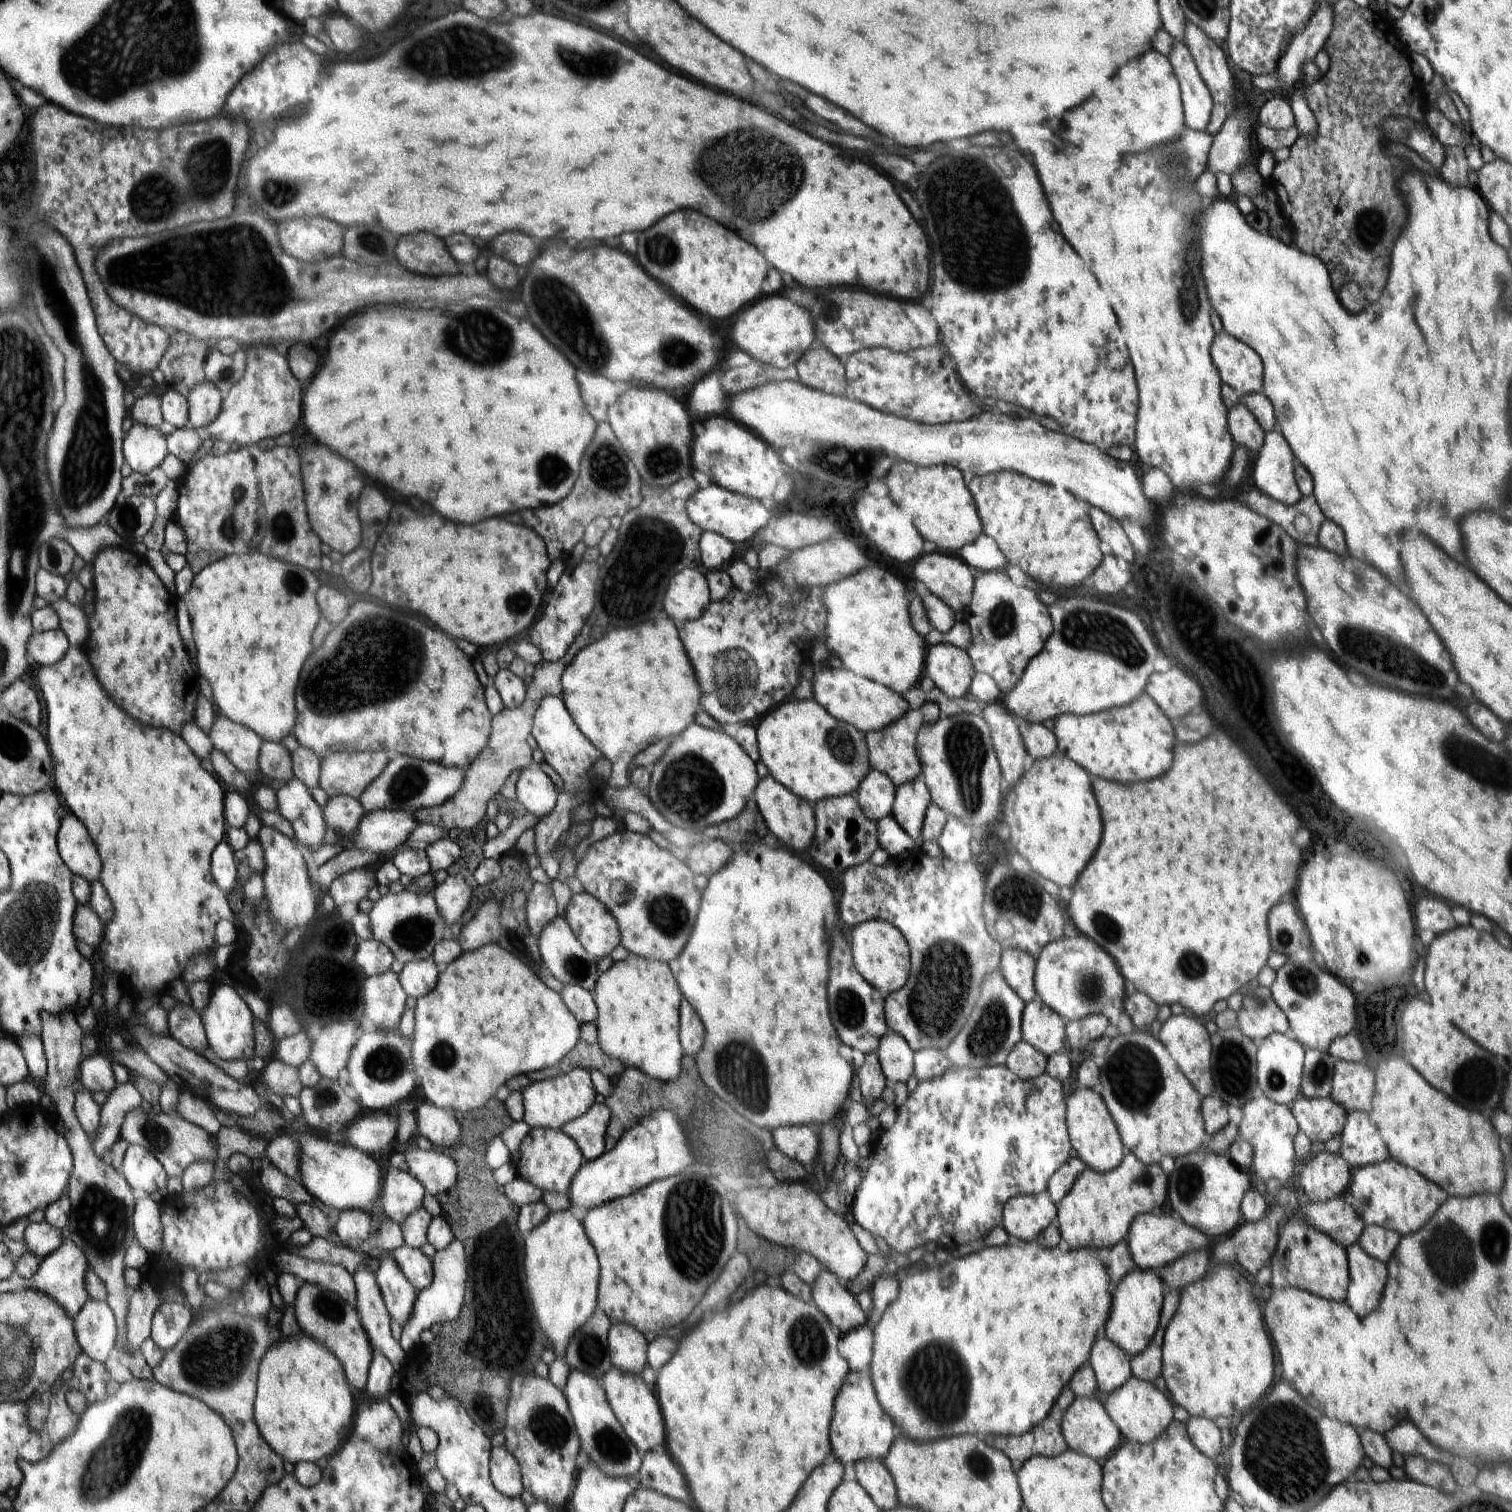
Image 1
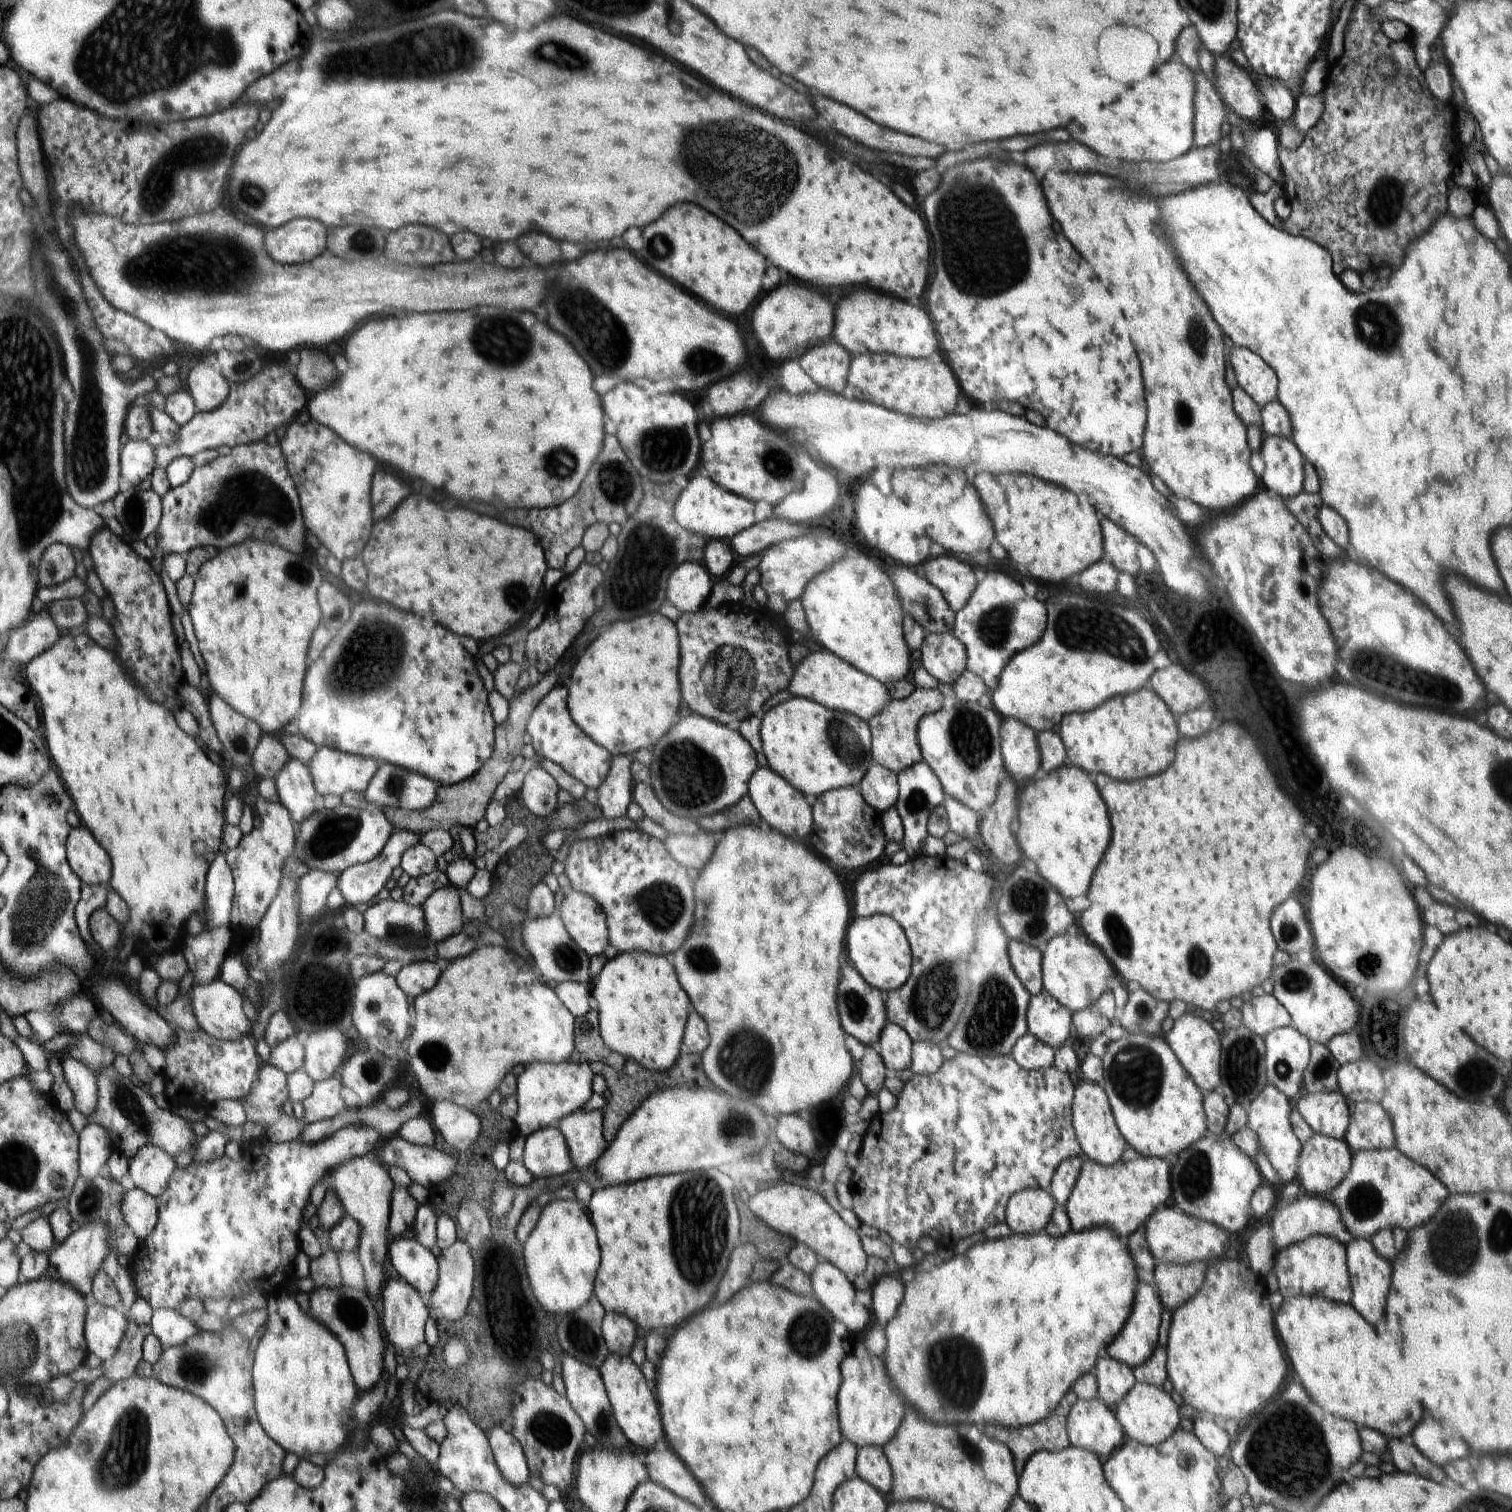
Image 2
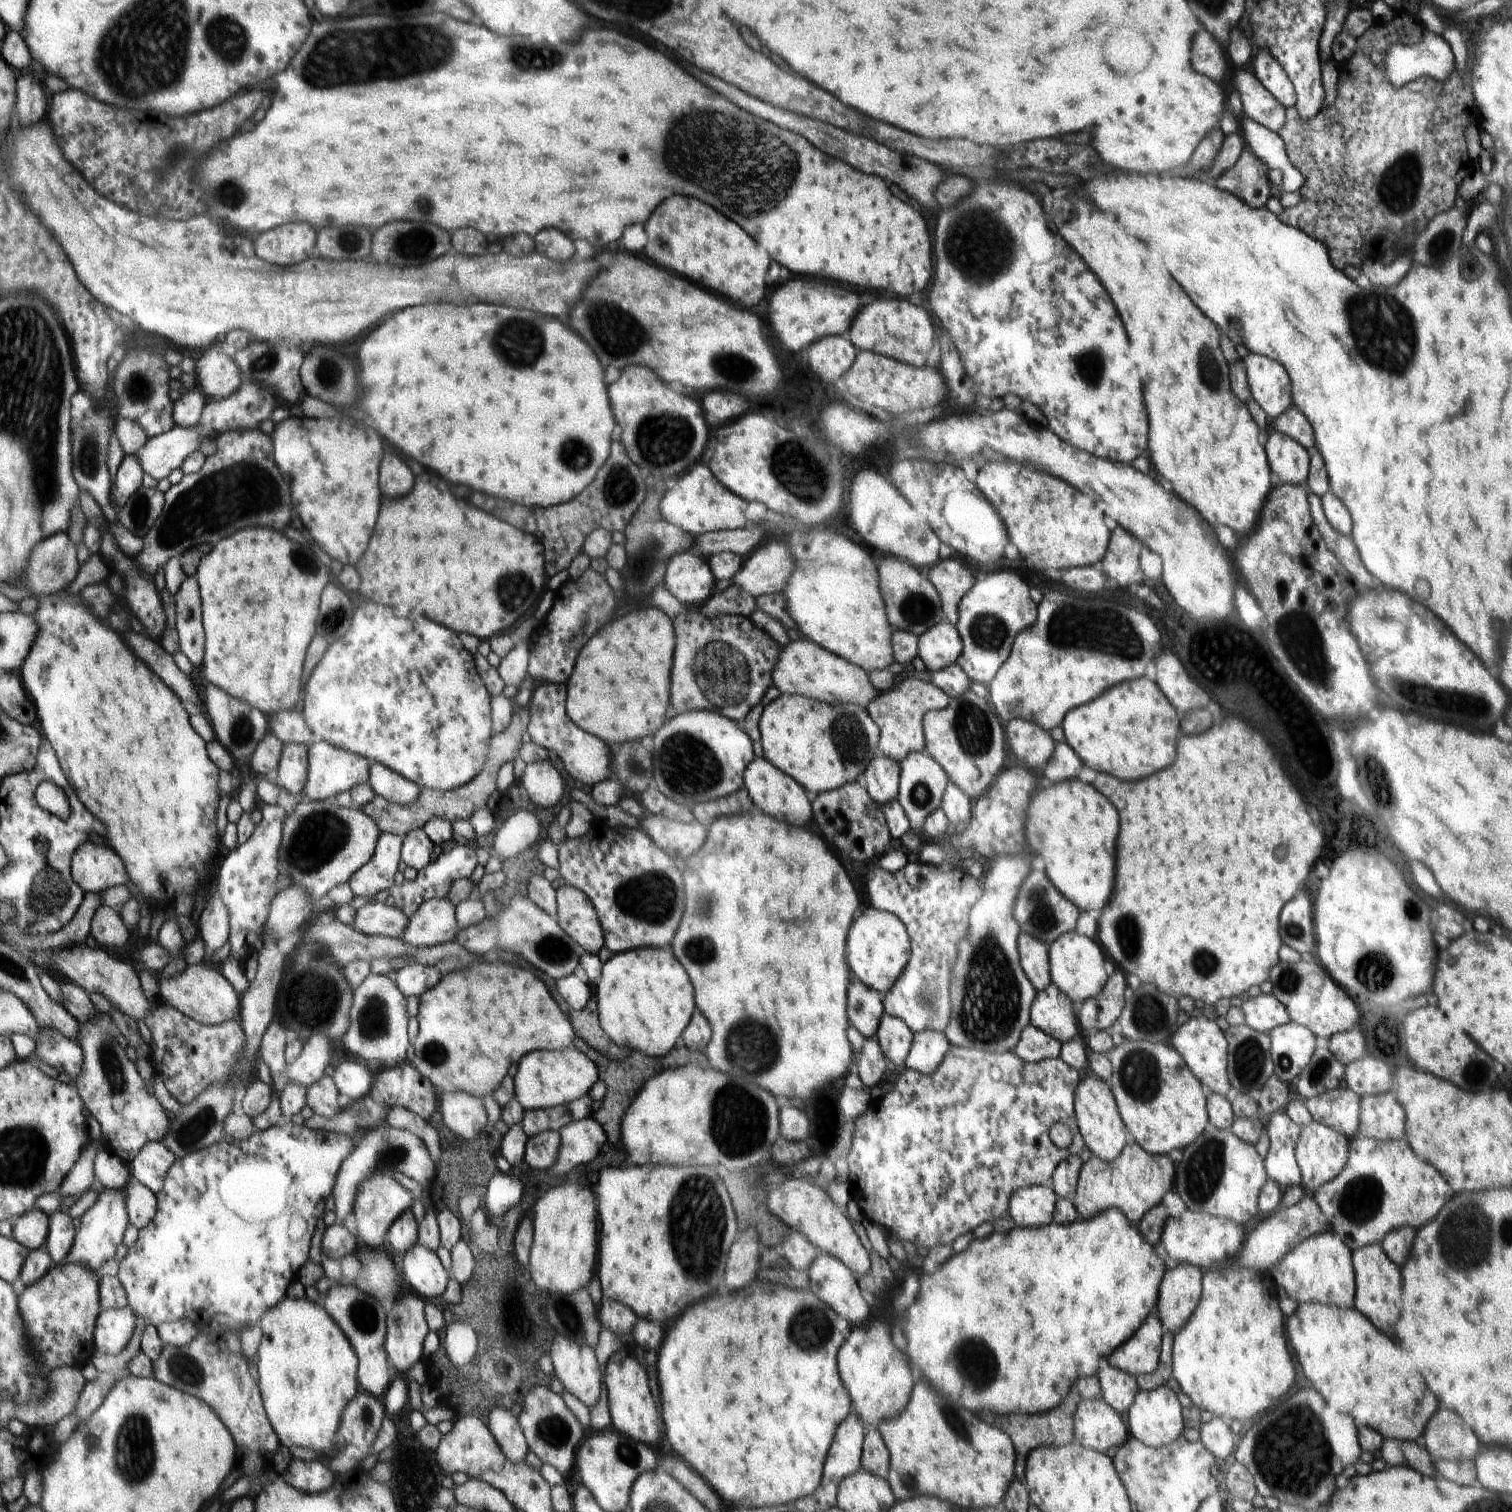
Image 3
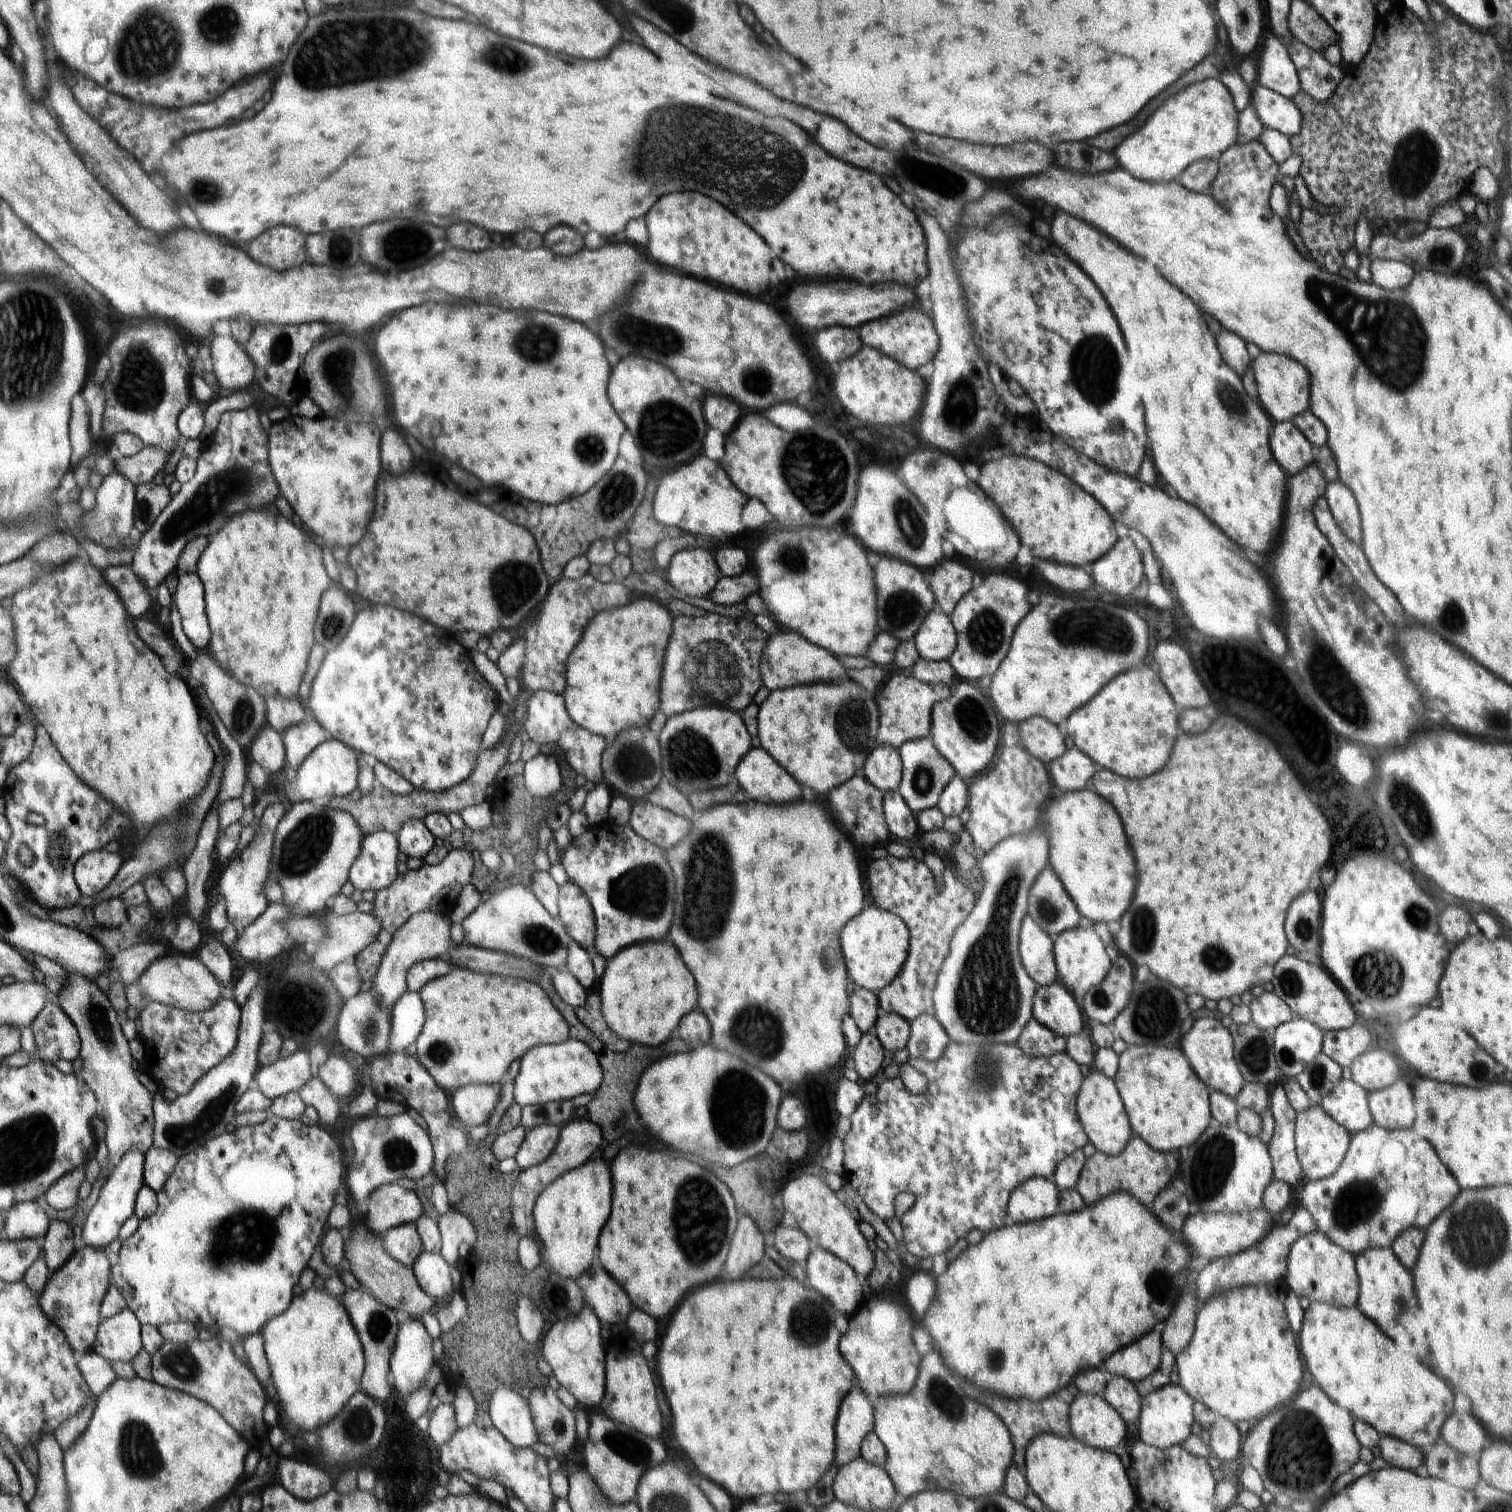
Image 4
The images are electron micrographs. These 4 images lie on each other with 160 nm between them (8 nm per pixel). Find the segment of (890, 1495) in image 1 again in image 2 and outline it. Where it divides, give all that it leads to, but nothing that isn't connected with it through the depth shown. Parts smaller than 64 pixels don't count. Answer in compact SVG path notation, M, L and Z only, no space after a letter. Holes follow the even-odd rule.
M868 1444L858 1449L856 1473L862 1480L878 1488L882 1495L890 1494L893 1488L893 1472L884 1448Z

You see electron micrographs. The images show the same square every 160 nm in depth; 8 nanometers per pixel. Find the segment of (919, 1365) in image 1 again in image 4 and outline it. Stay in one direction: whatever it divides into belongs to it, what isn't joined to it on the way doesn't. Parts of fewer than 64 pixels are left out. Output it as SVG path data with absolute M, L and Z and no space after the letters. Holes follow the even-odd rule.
M1116 1191L1101 1198L1097 1203L1085 1205L1080 1212L1056 1213L1048 1219L1032 1223L1014 1223L1012 1226L994 1229L975 1245L967 1245L953 1261L948 1262L947 1270L936 1275L936 1292L919 1324L928 1330L934 1349L941 1354L943 1363L958 1380L970 1381L981 1389L1009 1399L1028 1399L1038 1402L1048 1399L1054 1393L1069 1385L1073 1378L1088 1369L1102 1368L1105 1360L1119 1348L1132 1344L1153 1329L1156 1323L1163 1323L1170 1314L1179 1292L1189 1279L1188 1263L1192 1260L1191 1250L1183 1242L1182 1236L1171 1233L1138 1199L1126 1191Z

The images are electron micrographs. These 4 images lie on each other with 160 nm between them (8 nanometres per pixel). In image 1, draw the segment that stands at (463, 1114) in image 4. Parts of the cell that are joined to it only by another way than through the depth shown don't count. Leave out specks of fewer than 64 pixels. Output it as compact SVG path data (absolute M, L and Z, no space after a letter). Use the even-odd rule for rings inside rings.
M429 1101L418 1108L415 1118L417 1132L436 1146L454 1146L462 1132L461 1120L453 1109L439 1108Z

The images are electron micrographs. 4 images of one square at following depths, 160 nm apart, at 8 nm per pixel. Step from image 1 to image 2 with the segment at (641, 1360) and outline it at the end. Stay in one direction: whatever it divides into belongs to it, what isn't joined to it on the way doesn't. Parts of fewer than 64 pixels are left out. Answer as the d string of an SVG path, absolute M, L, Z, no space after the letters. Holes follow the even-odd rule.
M606 1311L601 1330L609 1353L620 1354L620 1356L630 1354L630 1348L636 1340L636 1326L628 1316Z

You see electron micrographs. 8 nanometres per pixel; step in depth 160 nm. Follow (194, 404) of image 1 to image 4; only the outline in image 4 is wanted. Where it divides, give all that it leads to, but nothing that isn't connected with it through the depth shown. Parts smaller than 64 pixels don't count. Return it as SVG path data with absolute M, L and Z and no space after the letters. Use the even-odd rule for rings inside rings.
M211 335L211 353L207 362L224 390L244 390L256 377L256 369L249 354L234 337Z

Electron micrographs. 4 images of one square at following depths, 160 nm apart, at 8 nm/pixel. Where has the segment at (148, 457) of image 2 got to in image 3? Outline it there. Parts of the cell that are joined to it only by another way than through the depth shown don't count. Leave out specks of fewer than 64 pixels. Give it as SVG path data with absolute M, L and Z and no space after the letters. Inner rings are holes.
M138 454L125 455L115 477L113 496L117 508L122 507L126 500L130 498L130 495L142 486L143 473Z

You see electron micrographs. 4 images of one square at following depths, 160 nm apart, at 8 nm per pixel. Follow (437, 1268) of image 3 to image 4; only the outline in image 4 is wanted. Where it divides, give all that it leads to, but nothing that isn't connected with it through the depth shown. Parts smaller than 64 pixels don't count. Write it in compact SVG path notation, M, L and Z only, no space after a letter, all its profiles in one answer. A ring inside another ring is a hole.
M422 1250L412 1266L421 1289L432 1298L444 1298L452 1292L450 1266L440 1253Z

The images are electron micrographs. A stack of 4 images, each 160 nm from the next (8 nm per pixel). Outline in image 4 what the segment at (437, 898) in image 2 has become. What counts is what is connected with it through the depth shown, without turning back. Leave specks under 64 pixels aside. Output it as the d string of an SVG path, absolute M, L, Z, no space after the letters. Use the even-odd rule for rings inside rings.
M420 911L414 914L396 932L396 937L389 944L385 956L381 960L380 970L374 976L372 990L383 1007L392 1008L393 1004L400 998L400 995L408 990L409 971L421 961L428 959L447 958L449 948L453 945L450 939L451 921L448 914L437 911Z

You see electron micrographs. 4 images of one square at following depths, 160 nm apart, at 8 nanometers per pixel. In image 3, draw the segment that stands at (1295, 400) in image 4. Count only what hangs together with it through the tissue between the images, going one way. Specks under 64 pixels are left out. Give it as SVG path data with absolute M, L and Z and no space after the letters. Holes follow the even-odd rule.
M1256 353L1245 356L1242 364L1249 382L1251 398L1270 420L1275 420L1293 404L1290 377L1286 369L1278 361Z

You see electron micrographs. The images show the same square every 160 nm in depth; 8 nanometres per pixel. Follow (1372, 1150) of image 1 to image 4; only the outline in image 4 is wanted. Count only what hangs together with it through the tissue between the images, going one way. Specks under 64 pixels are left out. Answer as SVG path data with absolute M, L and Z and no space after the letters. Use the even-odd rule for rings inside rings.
M1401 1077L1382 1090L1368 1093L1373 1124L1384 1130L1410 1129L1416 1116L1411 1086Z

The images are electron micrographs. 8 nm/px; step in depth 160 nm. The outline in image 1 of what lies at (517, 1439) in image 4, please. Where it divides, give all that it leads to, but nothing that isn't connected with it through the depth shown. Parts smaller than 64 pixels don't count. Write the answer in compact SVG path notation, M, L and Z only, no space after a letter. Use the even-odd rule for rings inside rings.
M505 1445L494 1446L490 1480L504 1496L514 1498L523 1492L520 1464Z

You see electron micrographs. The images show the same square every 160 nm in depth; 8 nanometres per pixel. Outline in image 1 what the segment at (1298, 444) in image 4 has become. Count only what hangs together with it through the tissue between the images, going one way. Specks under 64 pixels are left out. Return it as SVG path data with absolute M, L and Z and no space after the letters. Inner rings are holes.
M1278 426L1271 431L1265 432L1262 448L1254 457L1252 474L1249 478L1254 478L1254 486L1260 492L1268 495L1271 499L1281 502L1282 504L1296 504L1303 496L1299 491L1298 485L1294 478L1294 453L1288 446L1288 441L1284 439Z

